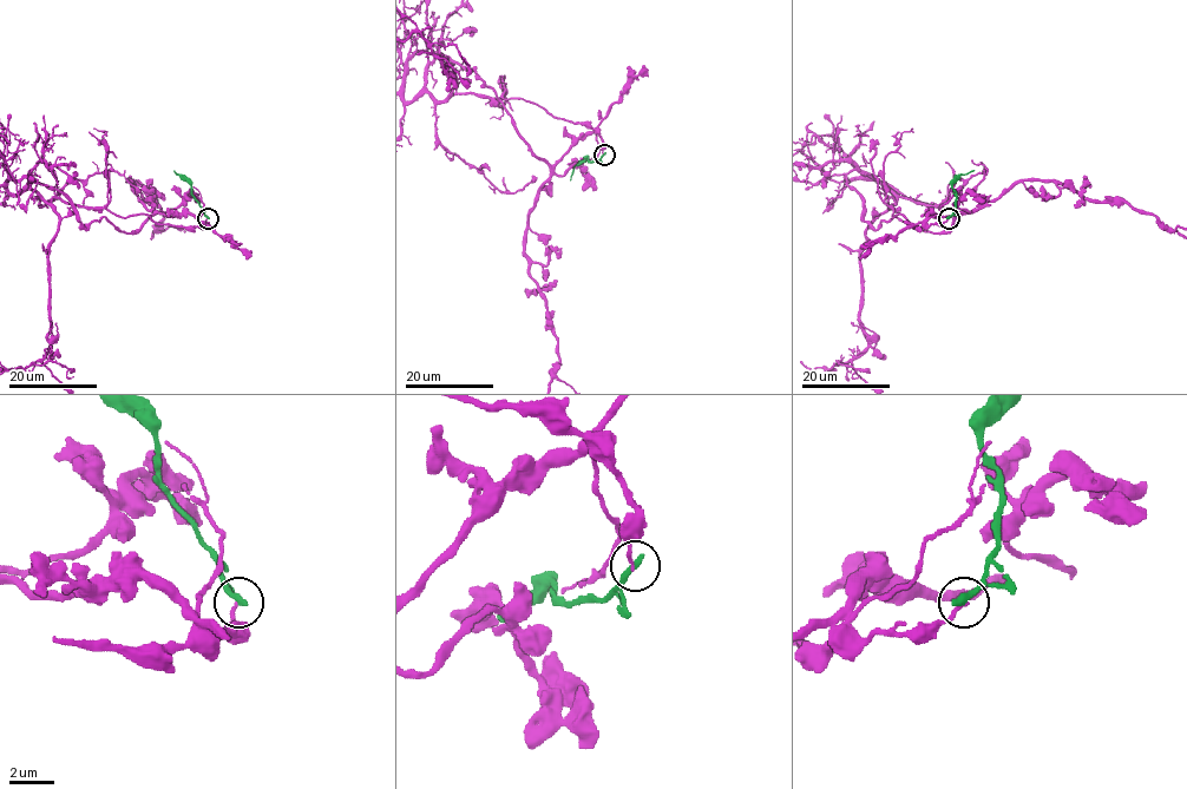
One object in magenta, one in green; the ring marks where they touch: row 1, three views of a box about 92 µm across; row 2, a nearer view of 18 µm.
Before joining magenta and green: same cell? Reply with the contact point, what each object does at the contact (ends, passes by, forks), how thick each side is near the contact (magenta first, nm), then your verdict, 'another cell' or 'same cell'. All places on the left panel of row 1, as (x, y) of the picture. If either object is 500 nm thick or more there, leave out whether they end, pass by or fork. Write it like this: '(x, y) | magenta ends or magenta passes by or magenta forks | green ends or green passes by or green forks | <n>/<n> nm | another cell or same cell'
(208, 218) | magenta ends | green ends | 170/320 nm | another cell

